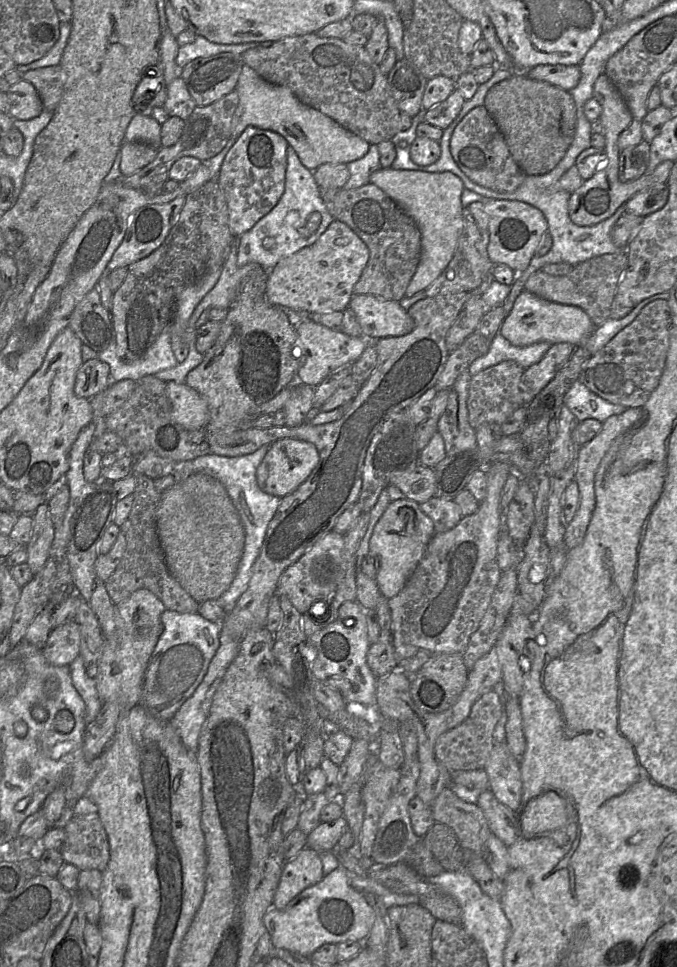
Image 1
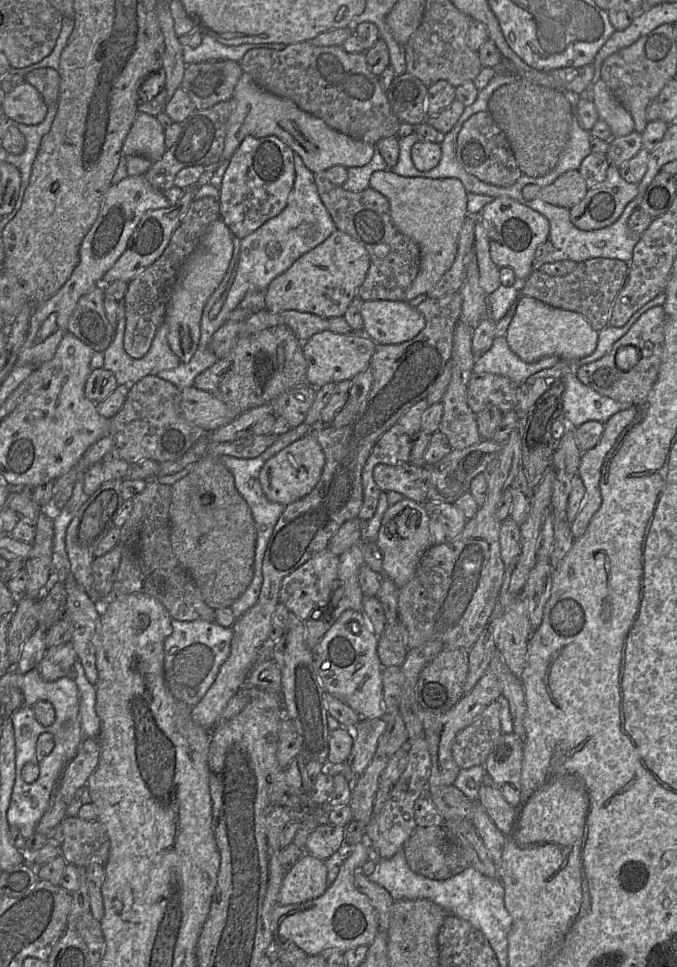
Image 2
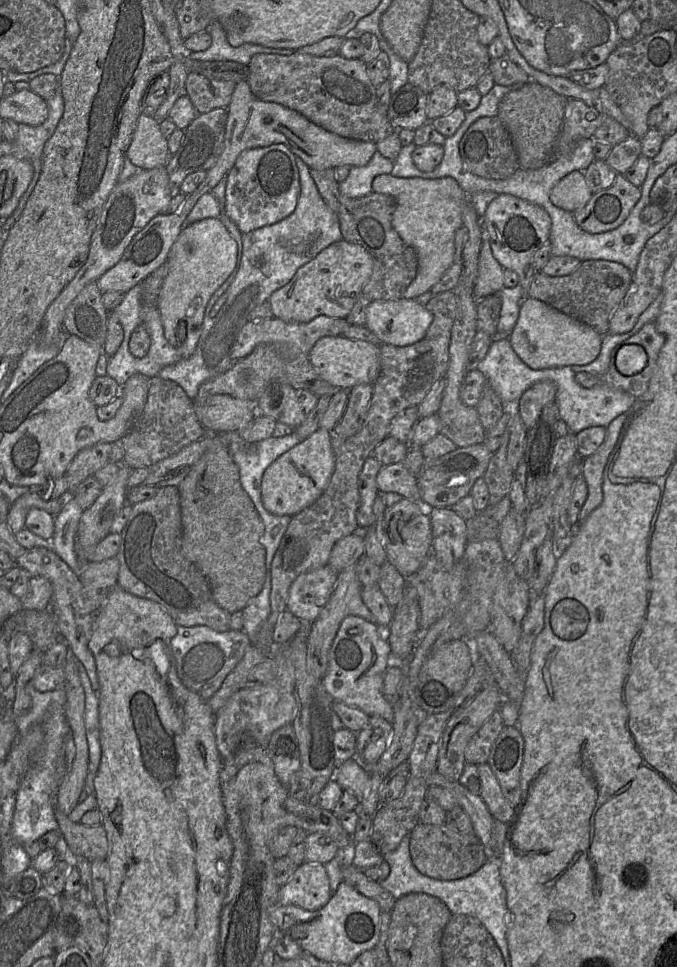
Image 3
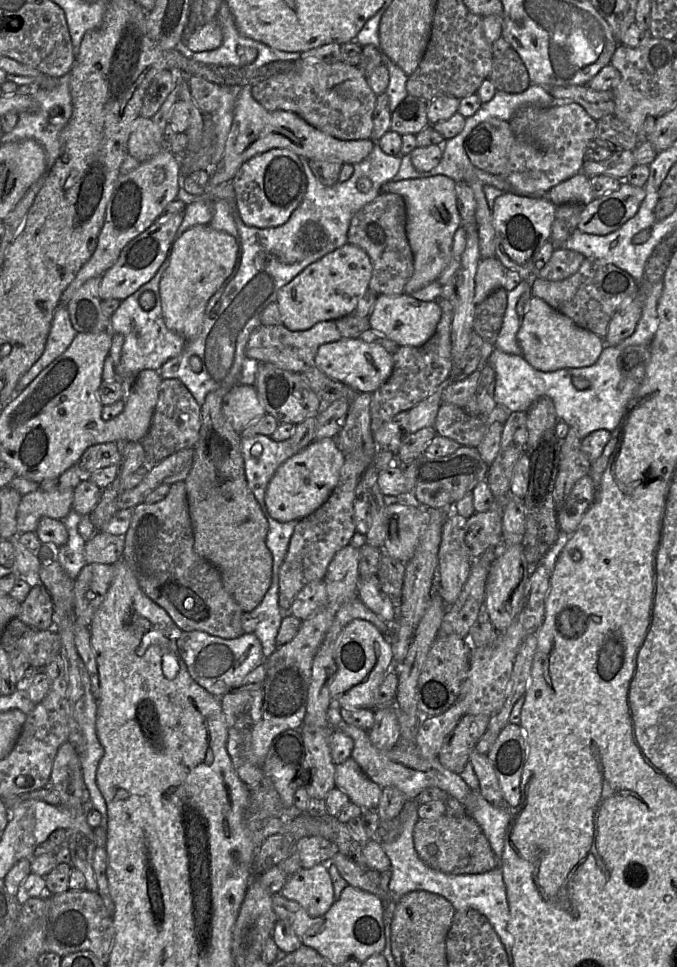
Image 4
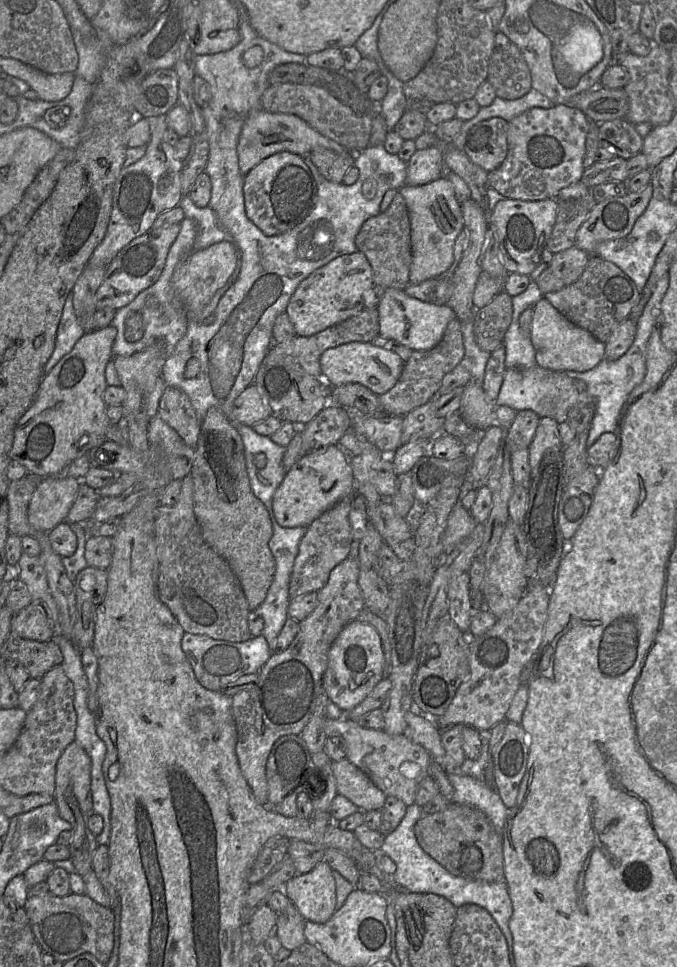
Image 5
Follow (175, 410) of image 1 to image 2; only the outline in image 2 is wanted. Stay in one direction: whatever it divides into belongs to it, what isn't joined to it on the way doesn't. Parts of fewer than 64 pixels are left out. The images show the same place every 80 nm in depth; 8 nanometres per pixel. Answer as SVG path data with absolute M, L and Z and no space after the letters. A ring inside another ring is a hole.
M195 387L181 390L181 409L188 422L208 432L232 422L241 411L233 411L209 392Z

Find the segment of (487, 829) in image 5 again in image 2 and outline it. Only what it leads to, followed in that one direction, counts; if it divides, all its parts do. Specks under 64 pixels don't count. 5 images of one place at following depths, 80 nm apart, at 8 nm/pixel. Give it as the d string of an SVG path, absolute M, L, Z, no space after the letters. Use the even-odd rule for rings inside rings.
M417 826L406 842L404 852L410 869L430 879L446 880L471 867L462 847L451 841L441 826Z

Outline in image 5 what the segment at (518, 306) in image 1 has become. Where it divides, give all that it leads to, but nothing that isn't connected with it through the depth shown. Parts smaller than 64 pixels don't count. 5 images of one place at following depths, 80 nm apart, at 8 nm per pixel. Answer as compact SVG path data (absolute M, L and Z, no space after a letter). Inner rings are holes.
M544 297L532 308L530 340L535 349L535 358L539 367L553 371L586 371L604 359L605 344L587 330L569 321Z

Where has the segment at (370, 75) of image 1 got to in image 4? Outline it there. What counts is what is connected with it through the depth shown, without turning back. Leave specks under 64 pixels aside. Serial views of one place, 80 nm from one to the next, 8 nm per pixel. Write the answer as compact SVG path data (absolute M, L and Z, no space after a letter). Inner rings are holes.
M303 59L294 61L293 70L271 76L251 86L253 98L268 111L283 110L293 112L321 132L339 140L370 139L373 131L373 113L377 96L370 88L367 78L357 66L342 61L327 64L308 63Z

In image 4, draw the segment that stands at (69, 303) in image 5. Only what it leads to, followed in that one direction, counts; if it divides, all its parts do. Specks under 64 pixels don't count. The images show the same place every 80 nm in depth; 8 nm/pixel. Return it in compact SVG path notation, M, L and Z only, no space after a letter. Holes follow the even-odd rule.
M60 304L55 310L43 354L19 379L14 394L22 391L45 367L64 353L77 333L66 305Z

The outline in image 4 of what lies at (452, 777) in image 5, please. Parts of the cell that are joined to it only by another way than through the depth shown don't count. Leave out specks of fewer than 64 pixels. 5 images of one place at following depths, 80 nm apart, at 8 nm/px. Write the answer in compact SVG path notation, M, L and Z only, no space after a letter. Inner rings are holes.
M471 791L465 800L466 815L471 816L481 827L485 837L487 838L491 849L493 850L498 861L503 853L505 834L511 820L511 811L508 807L494 806L489 803L479 791Z

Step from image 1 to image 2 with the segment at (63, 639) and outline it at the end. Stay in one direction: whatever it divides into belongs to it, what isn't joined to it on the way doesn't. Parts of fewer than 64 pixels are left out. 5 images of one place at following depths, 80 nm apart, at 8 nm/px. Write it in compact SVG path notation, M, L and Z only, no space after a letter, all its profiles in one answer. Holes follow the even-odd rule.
M70 642L47 648L45 655L36 667L41 678L47 682L72 675L72 667L77 660Z

